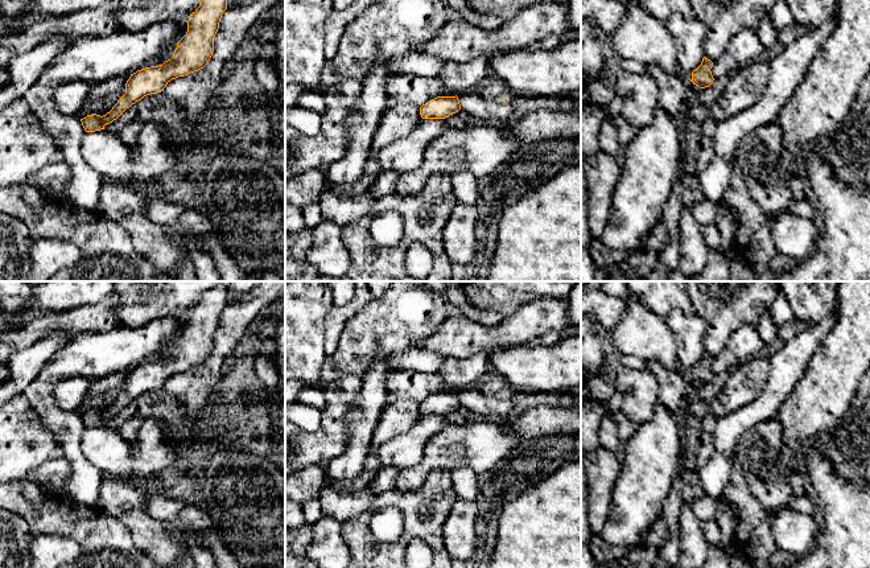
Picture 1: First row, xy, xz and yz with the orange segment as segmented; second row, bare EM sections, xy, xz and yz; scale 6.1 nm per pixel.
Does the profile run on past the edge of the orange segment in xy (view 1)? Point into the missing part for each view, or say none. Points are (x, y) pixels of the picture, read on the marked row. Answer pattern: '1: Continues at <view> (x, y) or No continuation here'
1: No continuation here

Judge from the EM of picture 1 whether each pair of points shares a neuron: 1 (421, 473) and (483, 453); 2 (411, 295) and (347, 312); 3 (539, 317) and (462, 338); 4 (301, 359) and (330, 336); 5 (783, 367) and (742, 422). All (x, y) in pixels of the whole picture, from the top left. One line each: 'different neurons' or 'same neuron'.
1: same neuron
2: different neurons
3: same neuron
4: different neurons
5: same neuron

